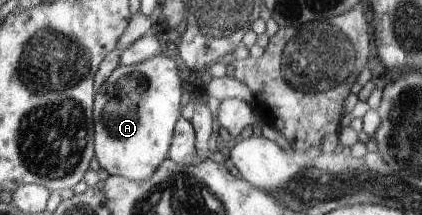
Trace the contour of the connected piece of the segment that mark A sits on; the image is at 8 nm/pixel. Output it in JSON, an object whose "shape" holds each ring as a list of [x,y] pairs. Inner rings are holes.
{"shape":[[[163,52],[143,63],[115,68],[95,98],[95,158],[101,168],[131,181],[150,178],[171,149],[183,90],[175,60]]]}

